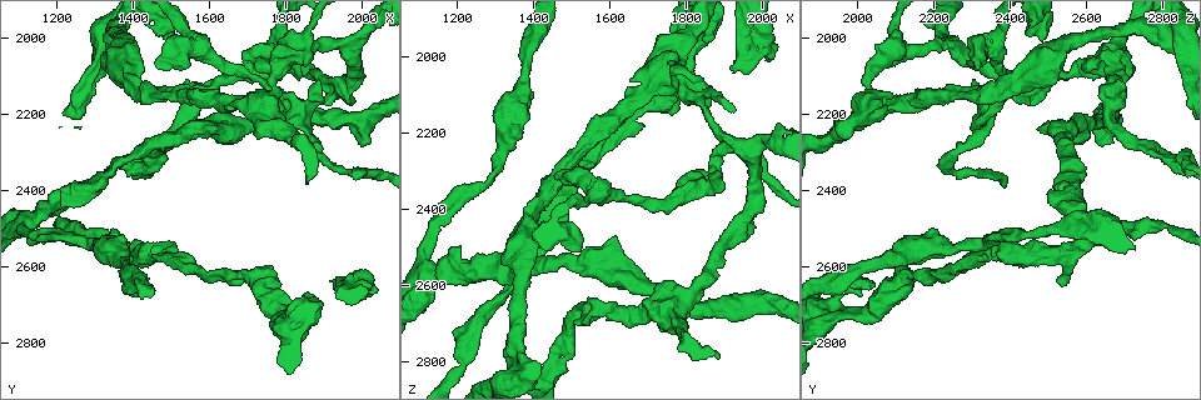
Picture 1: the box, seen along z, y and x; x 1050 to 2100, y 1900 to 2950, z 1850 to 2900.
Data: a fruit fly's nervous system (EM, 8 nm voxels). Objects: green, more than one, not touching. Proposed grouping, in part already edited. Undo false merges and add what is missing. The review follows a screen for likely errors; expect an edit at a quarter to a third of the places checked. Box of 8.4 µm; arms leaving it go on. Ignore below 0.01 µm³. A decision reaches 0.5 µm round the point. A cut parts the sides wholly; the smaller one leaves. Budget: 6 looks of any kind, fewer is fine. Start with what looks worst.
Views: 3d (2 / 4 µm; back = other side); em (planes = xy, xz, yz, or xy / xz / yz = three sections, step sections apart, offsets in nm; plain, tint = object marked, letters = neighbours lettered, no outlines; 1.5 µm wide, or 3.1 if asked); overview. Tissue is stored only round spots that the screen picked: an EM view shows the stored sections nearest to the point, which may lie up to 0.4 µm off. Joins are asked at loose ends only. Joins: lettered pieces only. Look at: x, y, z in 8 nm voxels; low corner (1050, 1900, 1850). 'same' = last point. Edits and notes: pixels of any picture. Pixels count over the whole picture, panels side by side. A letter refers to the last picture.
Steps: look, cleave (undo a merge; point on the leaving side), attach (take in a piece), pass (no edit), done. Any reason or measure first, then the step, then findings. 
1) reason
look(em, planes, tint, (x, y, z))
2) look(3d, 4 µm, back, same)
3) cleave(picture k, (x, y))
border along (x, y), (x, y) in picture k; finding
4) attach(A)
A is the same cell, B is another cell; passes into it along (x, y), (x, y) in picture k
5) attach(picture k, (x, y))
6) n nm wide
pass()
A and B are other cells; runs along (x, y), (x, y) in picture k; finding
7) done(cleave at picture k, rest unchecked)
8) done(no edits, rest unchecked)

an open end
look(3d, 4 µm, back, (1445, 2635, 2545))

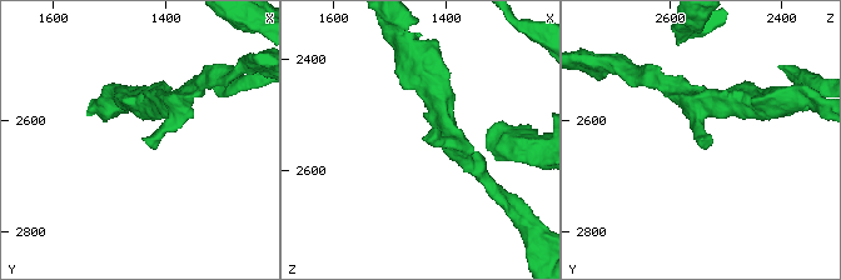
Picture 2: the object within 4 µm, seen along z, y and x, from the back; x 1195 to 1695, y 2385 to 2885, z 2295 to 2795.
look(em, xz, step 8, letters, (1435, 2635, 2550))

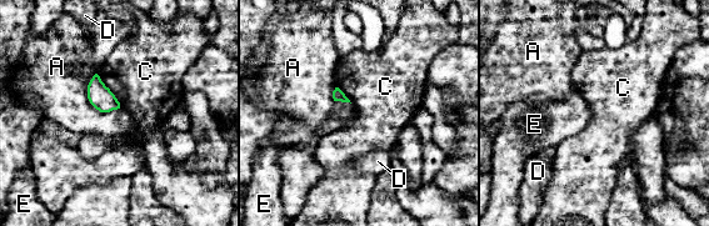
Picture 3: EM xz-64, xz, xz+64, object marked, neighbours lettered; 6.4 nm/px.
pass()
A, C, D and E are other cells; border along (95, 73), (88, 100), (119, 109) in picture 3; none of them fits

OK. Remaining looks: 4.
thin neck
look(em, planes, letters, (1210, 2485, 2815))

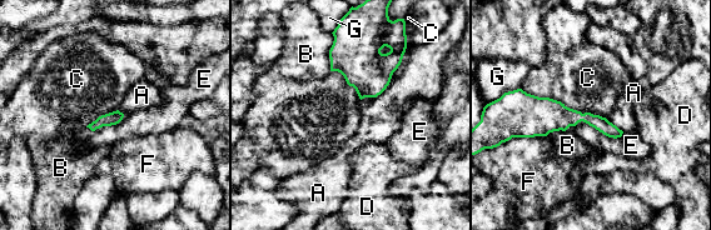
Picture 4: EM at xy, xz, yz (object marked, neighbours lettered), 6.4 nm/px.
pass()
A, B, C, D, E, F and G are other cells; runs along (517, 93), (540, 115), (588, 118), (618, 133) in picture 4; one cell here

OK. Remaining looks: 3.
narrows sharply
look(em, xz, step 8, tint, (1680, 2625, 2145))

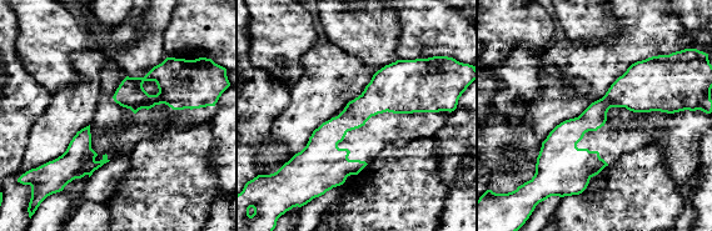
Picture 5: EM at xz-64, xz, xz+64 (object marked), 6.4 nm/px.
another direction
look(em, planes, letters, same)

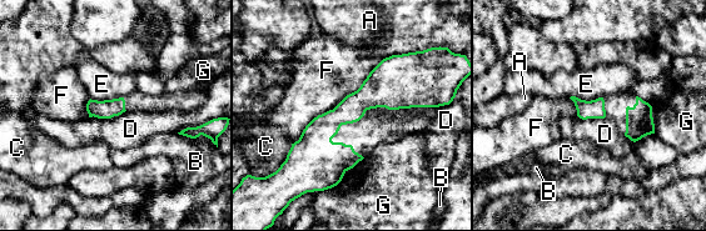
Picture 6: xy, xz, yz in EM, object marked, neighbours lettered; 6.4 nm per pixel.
120 nm wide
pass()
A, B, C, D, E, F and G are other cells; runs along (426, 98), (367, 96), (292, 155) in picture 6; continuous, no second cell

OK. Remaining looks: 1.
done(no edits, rest unchecked)

